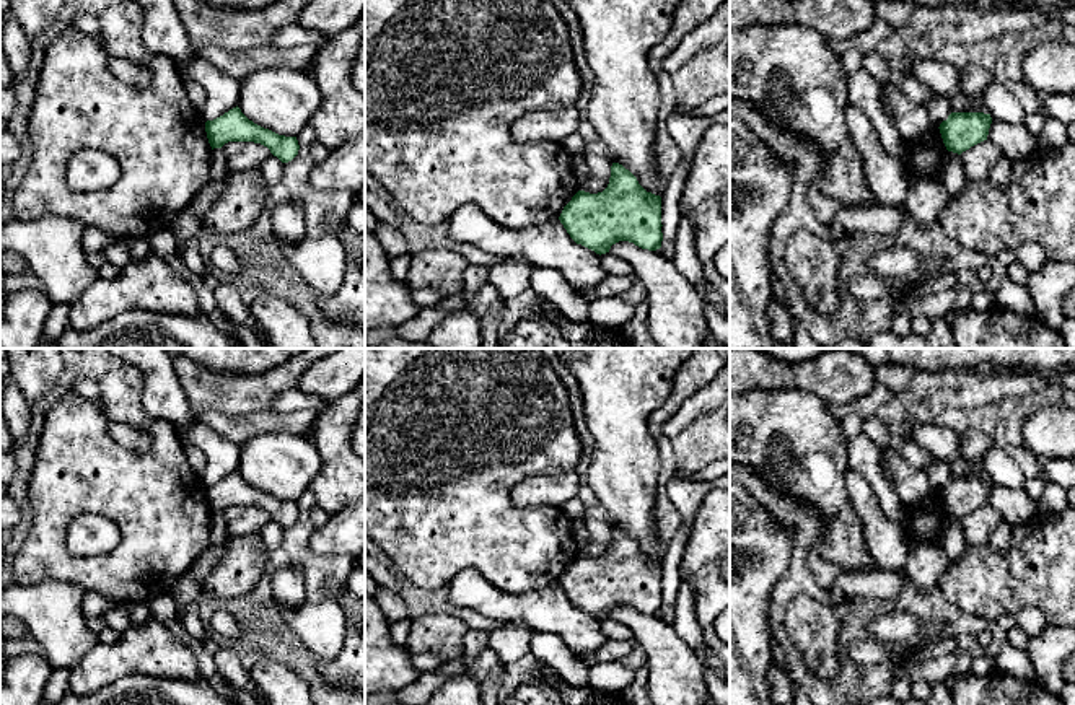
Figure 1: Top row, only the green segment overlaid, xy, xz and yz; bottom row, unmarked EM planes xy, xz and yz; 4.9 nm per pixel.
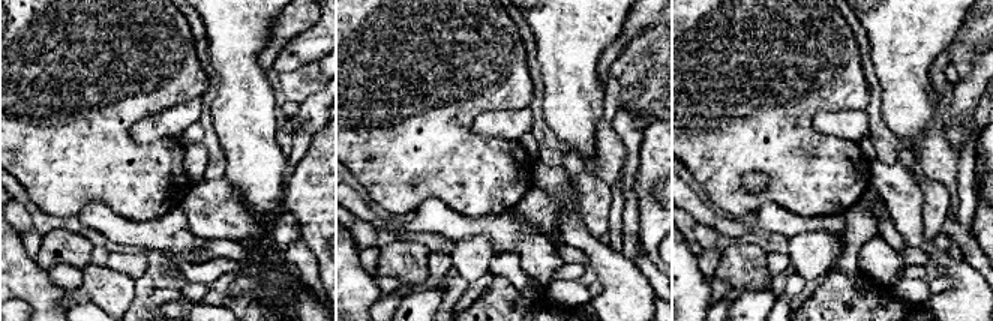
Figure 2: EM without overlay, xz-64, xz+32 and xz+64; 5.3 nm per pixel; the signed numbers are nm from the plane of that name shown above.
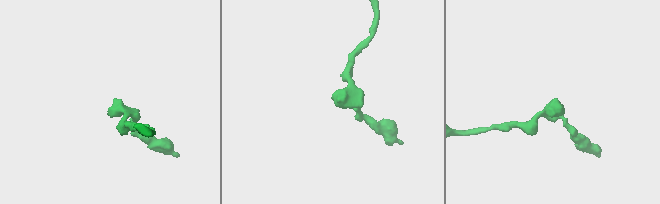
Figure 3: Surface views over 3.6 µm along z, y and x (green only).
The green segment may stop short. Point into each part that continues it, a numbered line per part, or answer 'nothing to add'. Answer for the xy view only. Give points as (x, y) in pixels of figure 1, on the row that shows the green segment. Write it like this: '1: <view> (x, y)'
nothing to add

